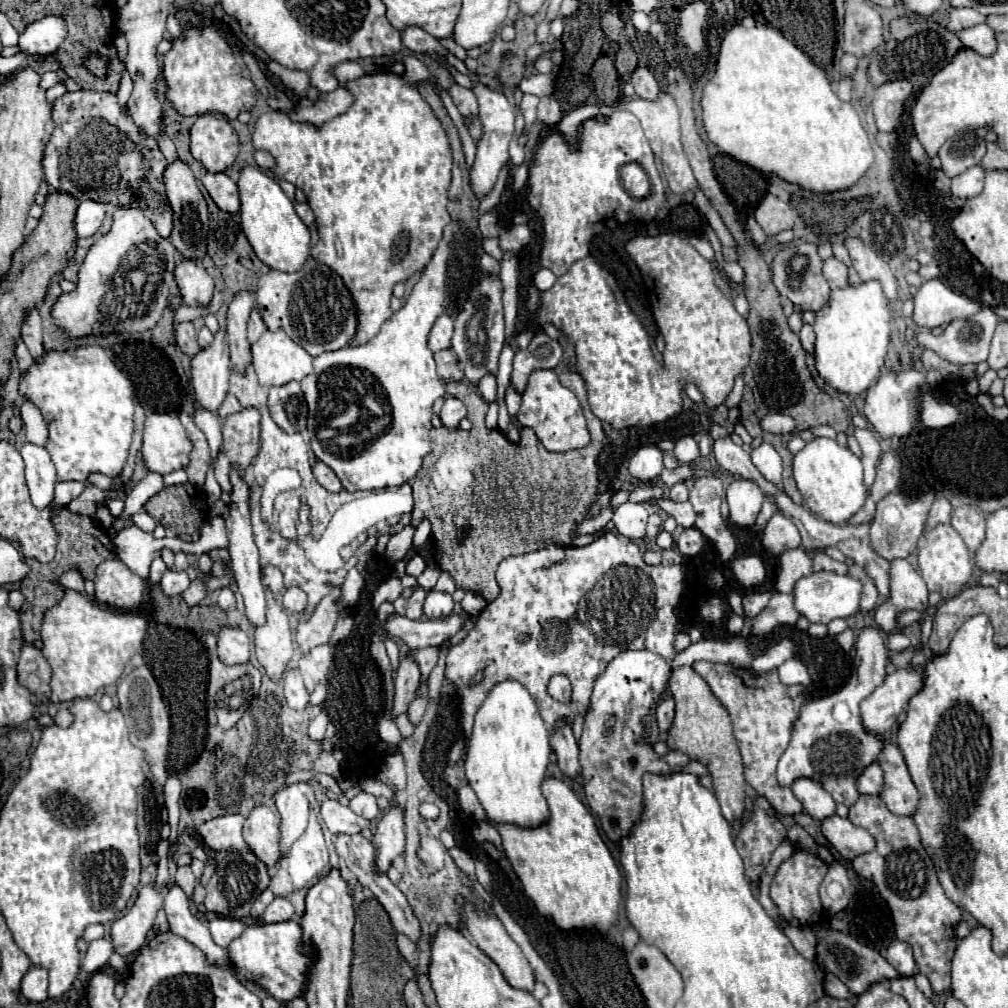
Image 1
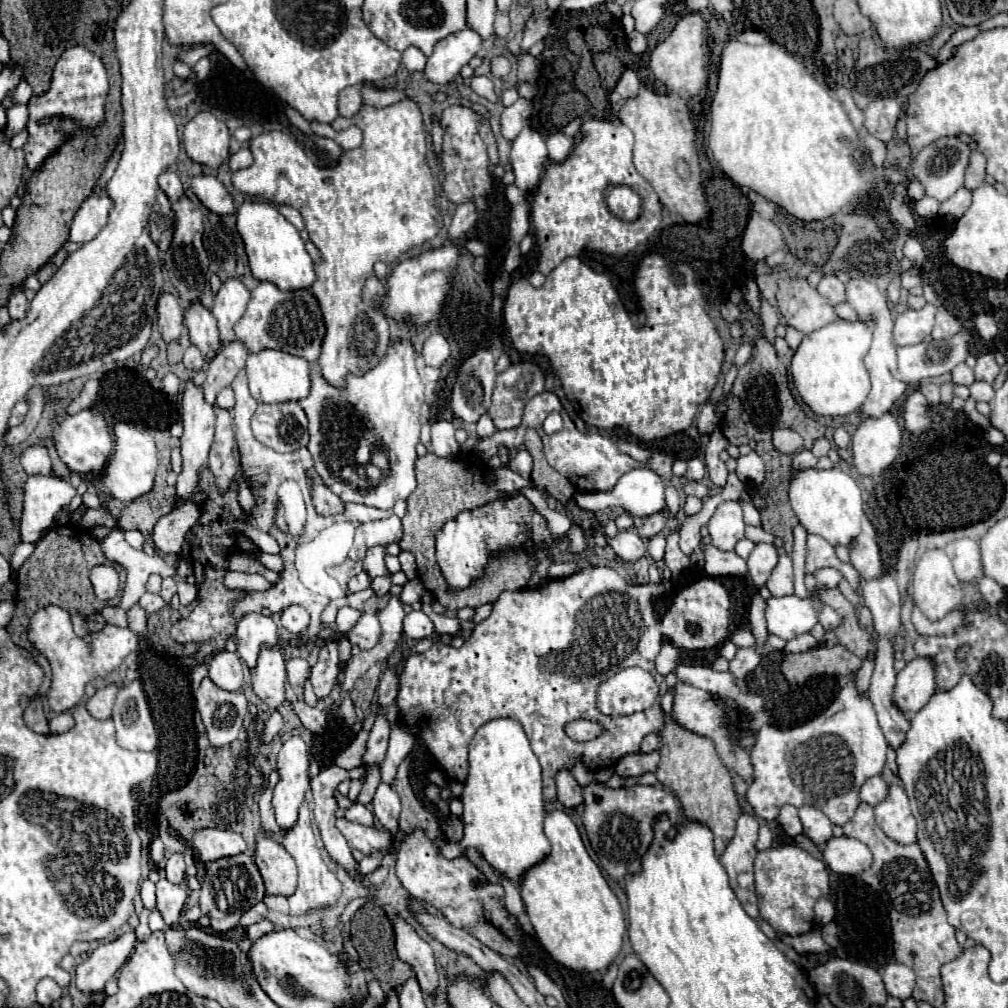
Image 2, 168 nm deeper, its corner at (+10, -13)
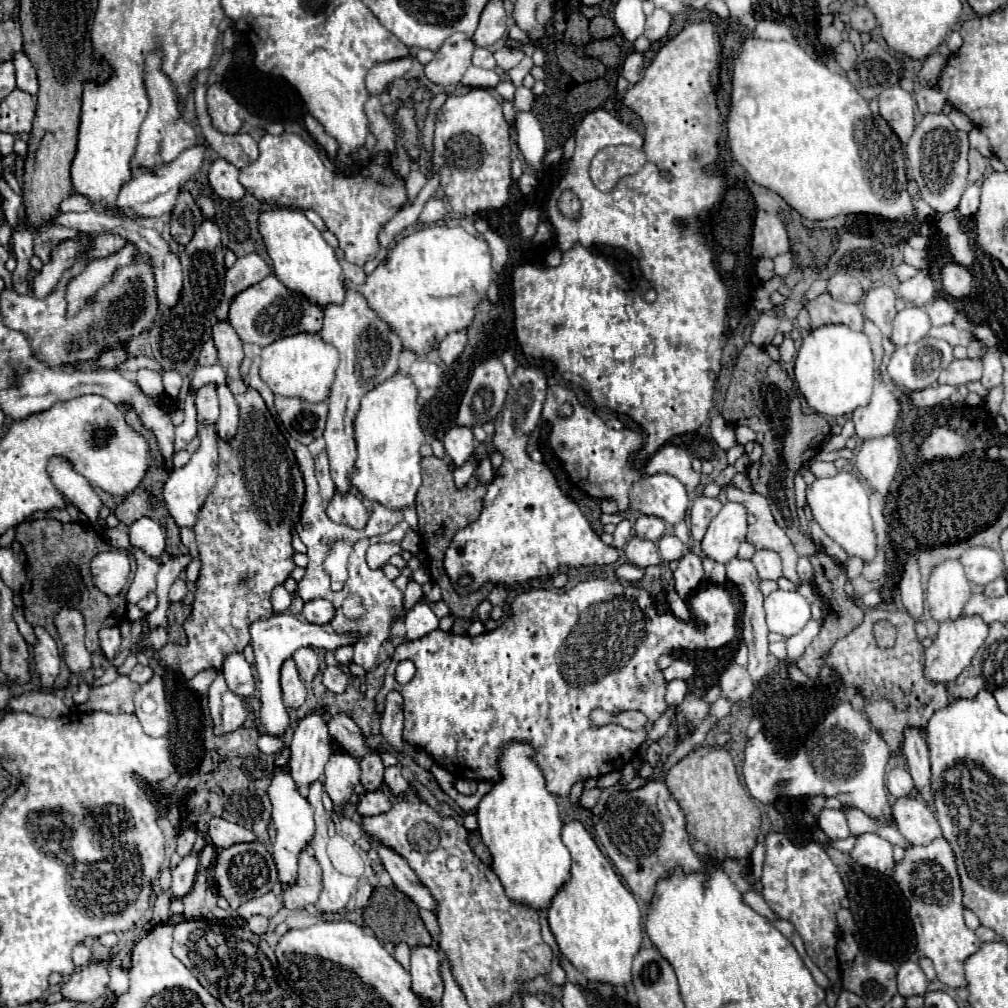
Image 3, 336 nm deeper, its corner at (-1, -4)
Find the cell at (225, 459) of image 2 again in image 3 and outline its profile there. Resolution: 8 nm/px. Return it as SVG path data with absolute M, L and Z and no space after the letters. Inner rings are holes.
M218 385L216 391L220 399L220 417L216 421L216 431L224 441L230 441L236 435L238 427L238 405L228 385Z

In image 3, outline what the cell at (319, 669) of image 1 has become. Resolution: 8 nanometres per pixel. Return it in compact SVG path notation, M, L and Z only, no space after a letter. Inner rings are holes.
M302 647L294 653L292 657L296 661L296 667L298 667L298 673L300 673L300 679L304 683L310 683L314 679L314 675L318 673L318 665L320 665L320 657L314 653L314 649L310 647Z

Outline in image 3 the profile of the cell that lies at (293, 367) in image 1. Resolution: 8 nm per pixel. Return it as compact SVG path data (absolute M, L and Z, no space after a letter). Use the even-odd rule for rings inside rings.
M296 333L262 347L260 377L276 395L298 397L310 403L326 401L336 377L336 367L338 351L326 343L320 333Z

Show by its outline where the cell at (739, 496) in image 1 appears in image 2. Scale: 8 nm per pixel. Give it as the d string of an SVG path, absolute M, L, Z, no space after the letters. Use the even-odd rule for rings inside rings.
M723 502L717 506L713 518L707 524L713 544L719 550L733 550L745 534L743 510L739 502Z

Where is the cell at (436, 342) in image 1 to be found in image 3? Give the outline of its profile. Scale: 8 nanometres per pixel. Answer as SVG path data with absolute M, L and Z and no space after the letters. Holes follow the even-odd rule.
M464 331L450 333L450 335L444 337L444 341L440 343L438 355L440 355L440 359L442 359L446 365L452 365L452 363L460 357L460 353L464 351L464 345L466 345L466 333L464 333Z

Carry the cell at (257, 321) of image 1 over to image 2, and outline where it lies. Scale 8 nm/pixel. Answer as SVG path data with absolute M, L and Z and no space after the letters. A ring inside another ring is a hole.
M233 340L229 346L219 350L217 358L213 358L207 368L207 380L203 384L207 402L215 402L215 396L233 382L239 370L245 368L247 354L249 350L241 340Z

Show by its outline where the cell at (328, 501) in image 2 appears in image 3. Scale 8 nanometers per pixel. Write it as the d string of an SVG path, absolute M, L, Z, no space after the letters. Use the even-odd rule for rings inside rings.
M336 493L334 499L330 501L330 507L326 513L334 523L350 525L352 529L364 529L368 523L368 517L370 517L366 507L354 493L348 493L348 495Z

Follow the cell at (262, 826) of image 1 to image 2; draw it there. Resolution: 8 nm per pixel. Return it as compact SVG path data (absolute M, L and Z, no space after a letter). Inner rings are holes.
M259 836L253 858L269 894L289 896L295 892L297 866L277 840L273 840L271 836Z

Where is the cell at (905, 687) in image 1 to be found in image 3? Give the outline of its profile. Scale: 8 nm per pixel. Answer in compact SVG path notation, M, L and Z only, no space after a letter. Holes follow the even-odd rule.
M980 615L962 617L960 621L956 621L956 625L952 623L940 625L934 643L926 649L926 677L930 681L944 681L944 683L954 681L970 665L976 649L984 643L986 637L988 637L988 623L984 623Z

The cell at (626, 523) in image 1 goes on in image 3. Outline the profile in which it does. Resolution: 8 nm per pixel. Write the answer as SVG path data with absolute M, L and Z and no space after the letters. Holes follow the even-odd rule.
M632 537L626 545L626 557L630 563L646 569L650 565L660 565L662 559L660 559L660 553L658 553L658 547L656 543L652 541L640 541L638 537Z

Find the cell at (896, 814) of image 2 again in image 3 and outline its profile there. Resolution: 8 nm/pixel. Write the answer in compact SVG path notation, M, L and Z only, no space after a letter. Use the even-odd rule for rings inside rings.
M900 797L892 805L894 823L898 831L912 843L912 845L928 845L934 839L942 837L942 829L934 817L934 813L924 805L922 799Z

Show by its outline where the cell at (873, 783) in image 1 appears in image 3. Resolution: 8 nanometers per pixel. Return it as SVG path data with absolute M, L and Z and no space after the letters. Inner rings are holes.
M894 767L886 777L886 787L892 797L908 797L914 791L914 781L908 771Z

